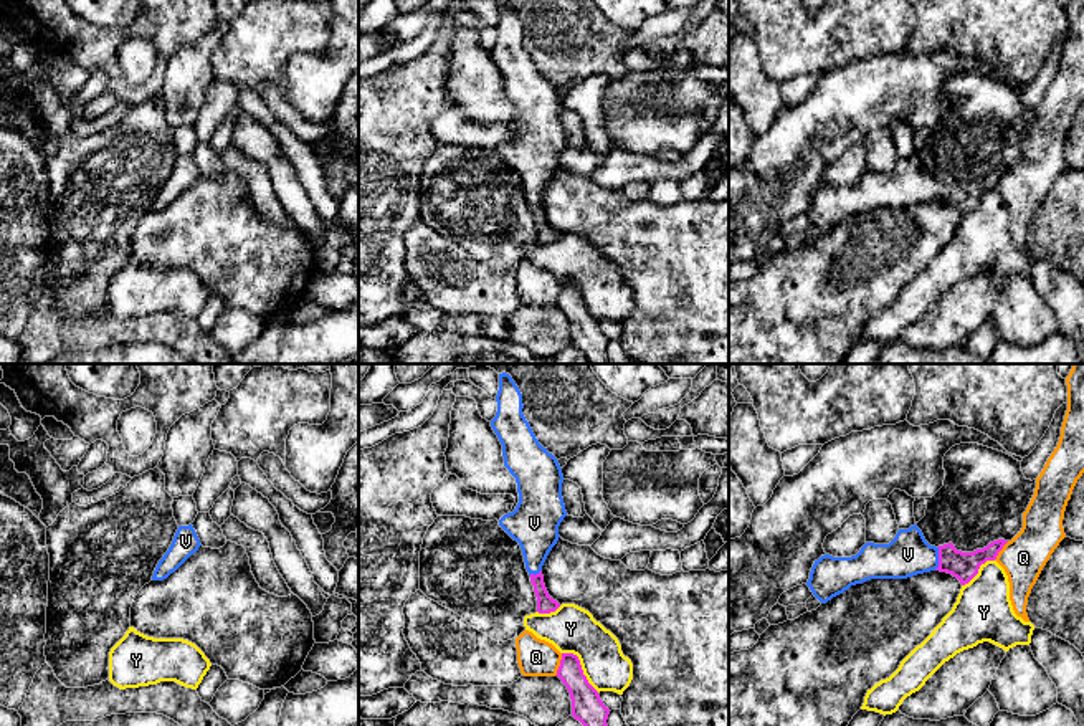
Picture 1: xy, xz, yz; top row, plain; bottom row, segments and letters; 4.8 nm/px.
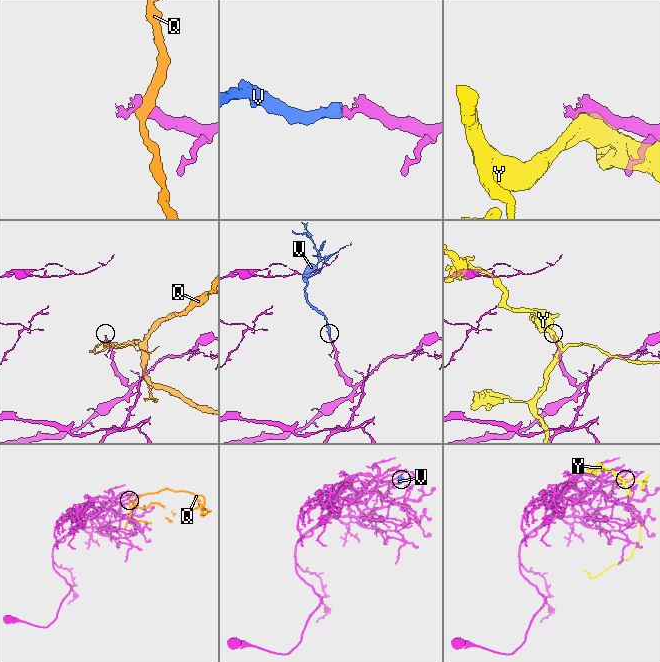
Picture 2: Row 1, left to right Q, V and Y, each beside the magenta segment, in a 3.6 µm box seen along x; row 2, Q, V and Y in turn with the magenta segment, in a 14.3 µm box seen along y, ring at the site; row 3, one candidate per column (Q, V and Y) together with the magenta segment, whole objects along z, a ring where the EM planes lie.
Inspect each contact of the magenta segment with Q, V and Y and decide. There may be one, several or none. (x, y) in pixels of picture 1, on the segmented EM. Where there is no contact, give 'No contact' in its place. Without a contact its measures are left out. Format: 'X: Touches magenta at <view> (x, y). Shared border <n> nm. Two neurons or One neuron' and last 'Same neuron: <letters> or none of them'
Q: Touches magenta at xz (561, 663). Shared border 110 nm. Two neurons
V: Touches magenta at yz (939, 559). Shared border 110 nm. One neuron
Y: Touches magenta at xz (580, 667). Shared border 260 nm. Two neurons
Same neuron: V

